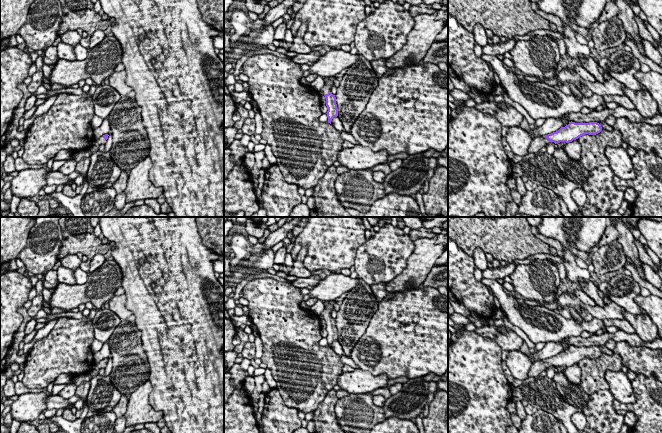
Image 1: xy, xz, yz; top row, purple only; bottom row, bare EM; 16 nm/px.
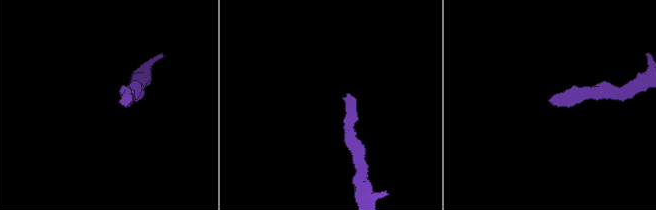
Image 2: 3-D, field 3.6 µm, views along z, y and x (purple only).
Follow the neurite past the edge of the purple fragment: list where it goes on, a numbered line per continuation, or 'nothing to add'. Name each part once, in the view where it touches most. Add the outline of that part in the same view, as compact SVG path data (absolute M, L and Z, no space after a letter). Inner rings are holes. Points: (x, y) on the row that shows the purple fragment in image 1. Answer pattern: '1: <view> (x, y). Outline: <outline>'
1: xz (326, 88). Outline: M328 79L328 81L325 82L324 86L320 91L323 93L323 95L328 94L329 92L331 92L331 88L333 85L334 85L334 82L331 79Z

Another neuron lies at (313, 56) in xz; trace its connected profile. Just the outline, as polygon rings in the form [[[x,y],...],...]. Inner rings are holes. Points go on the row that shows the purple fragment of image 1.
[[[311,51],[308,54],[297,54],[295,57],[292,58],[292,61],[296,64],[306,64],[308,62],[315,63],[319,60],[321,55],[319,54],[319,51]]]

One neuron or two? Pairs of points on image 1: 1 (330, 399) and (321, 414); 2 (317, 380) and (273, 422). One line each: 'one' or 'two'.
1: one
2: two

